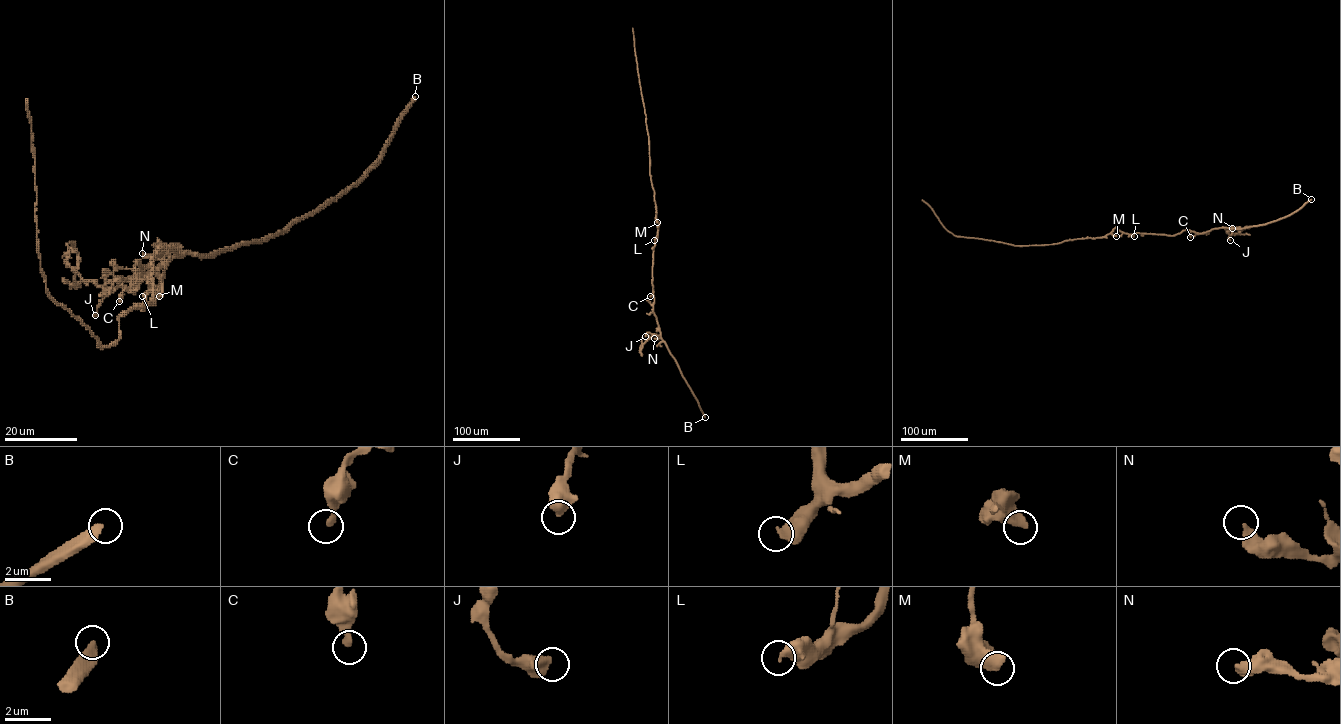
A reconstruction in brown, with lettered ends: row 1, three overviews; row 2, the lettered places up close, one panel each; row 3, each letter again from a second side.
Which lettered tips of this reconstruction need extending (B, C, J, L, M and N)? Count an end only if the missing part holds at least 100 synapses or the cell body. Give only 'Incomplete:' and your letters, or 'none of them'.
Incomplete: none of them

